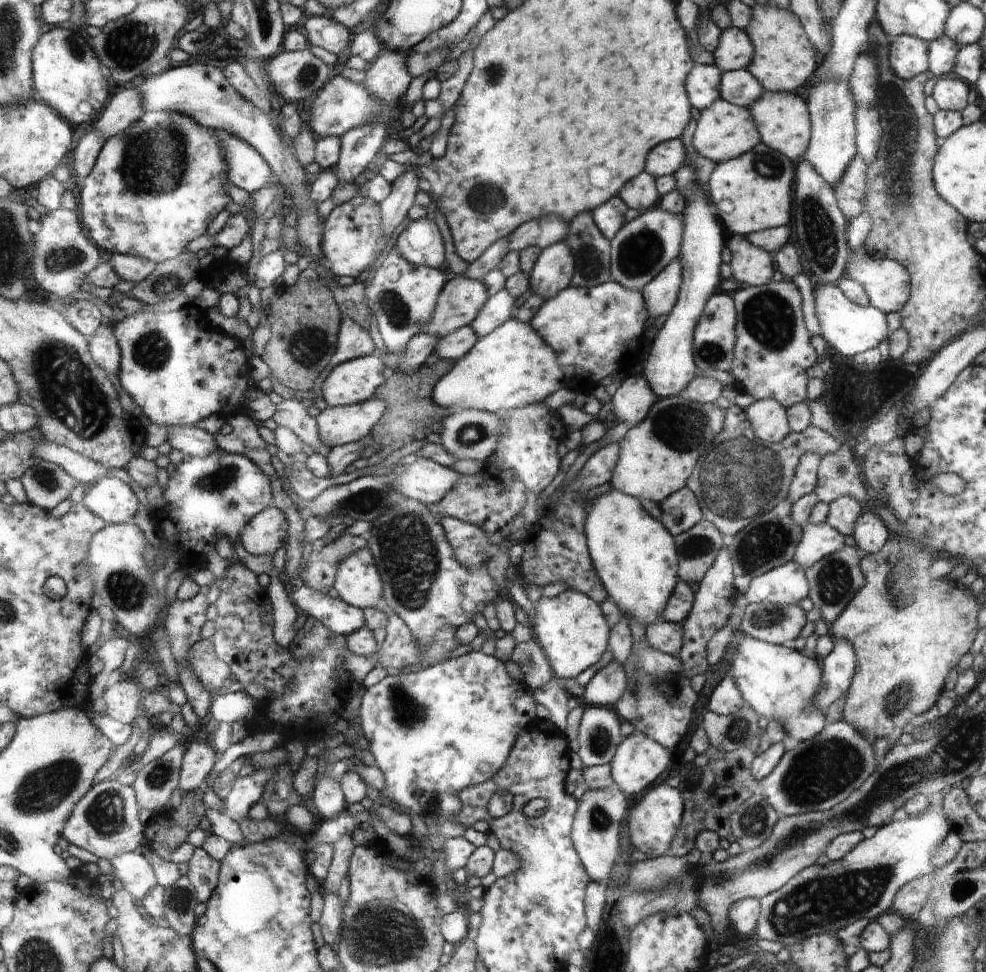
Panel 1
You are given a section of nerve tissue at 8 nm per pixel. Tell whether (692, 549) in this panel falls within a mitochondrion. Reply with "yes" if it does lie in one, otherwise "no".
yes

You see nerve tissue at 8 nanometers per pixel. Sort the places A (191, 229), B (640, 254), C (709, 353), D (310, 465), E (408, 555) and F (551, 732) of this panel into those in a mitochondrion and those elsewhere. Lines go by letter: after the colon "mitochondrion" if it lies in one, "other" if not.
A: other
B: mitochondrion
C: mitochondrion
D: other
E: mitochondrion
F: other

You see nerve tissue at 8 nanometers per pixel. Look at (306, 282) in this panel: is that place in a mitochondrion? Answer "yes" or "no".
no

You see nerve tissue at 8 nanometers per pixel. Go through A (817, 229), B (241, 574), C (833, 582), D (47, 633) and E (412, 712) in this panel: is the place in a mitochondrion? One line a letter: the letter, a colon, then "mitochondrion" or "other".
A: mitochondrion
B: other
C: mitochondrion
D: other
E: mitochondrion

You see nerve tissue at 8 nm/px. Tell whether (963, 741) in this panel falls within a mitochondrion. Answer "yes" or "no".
yes

